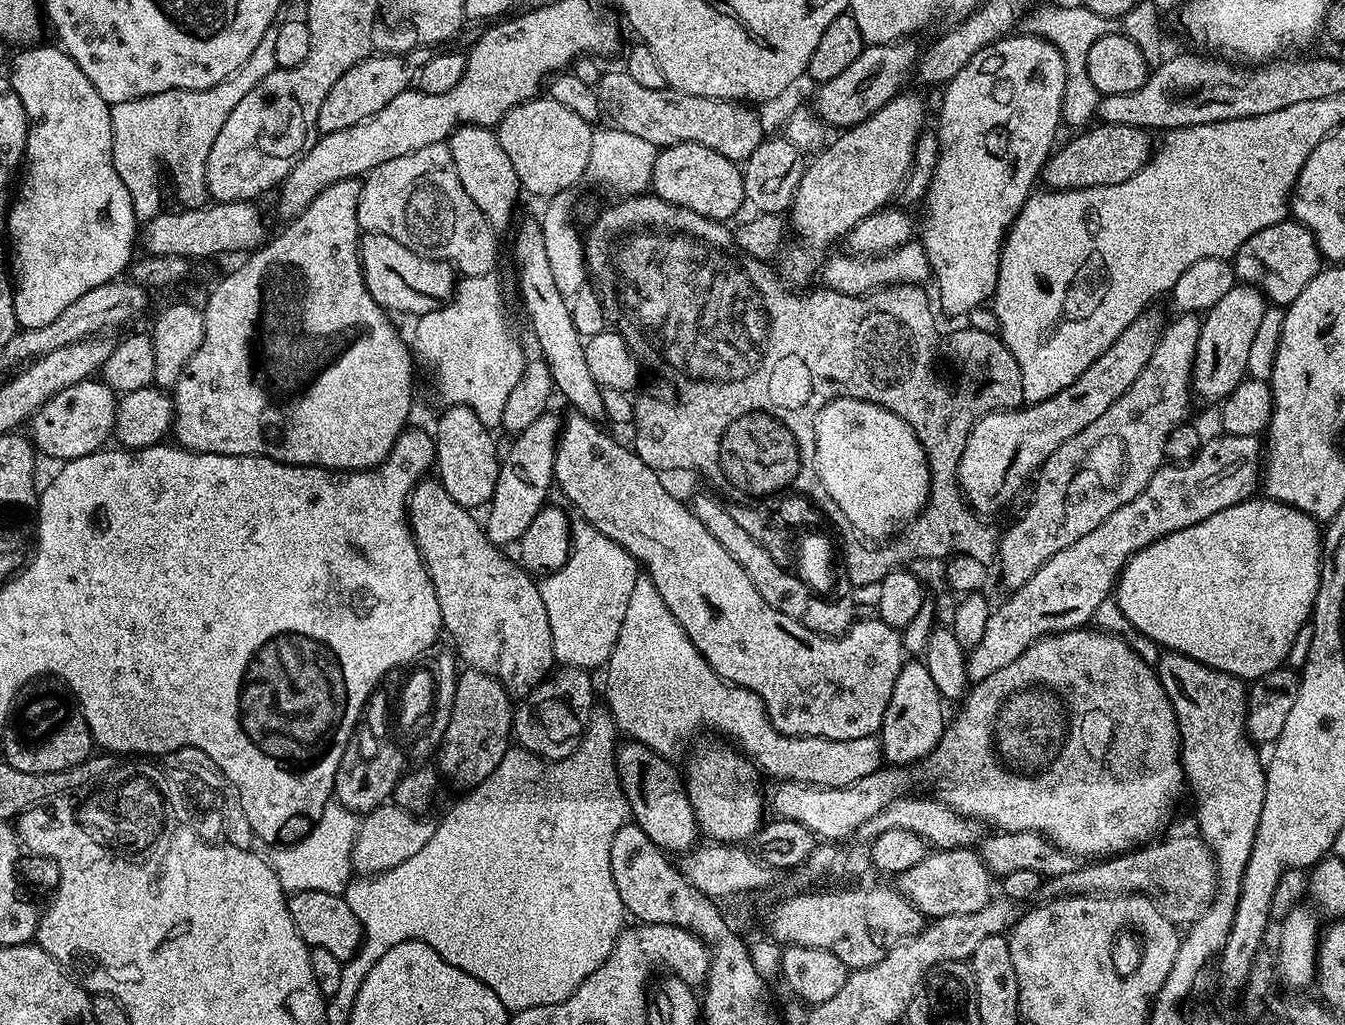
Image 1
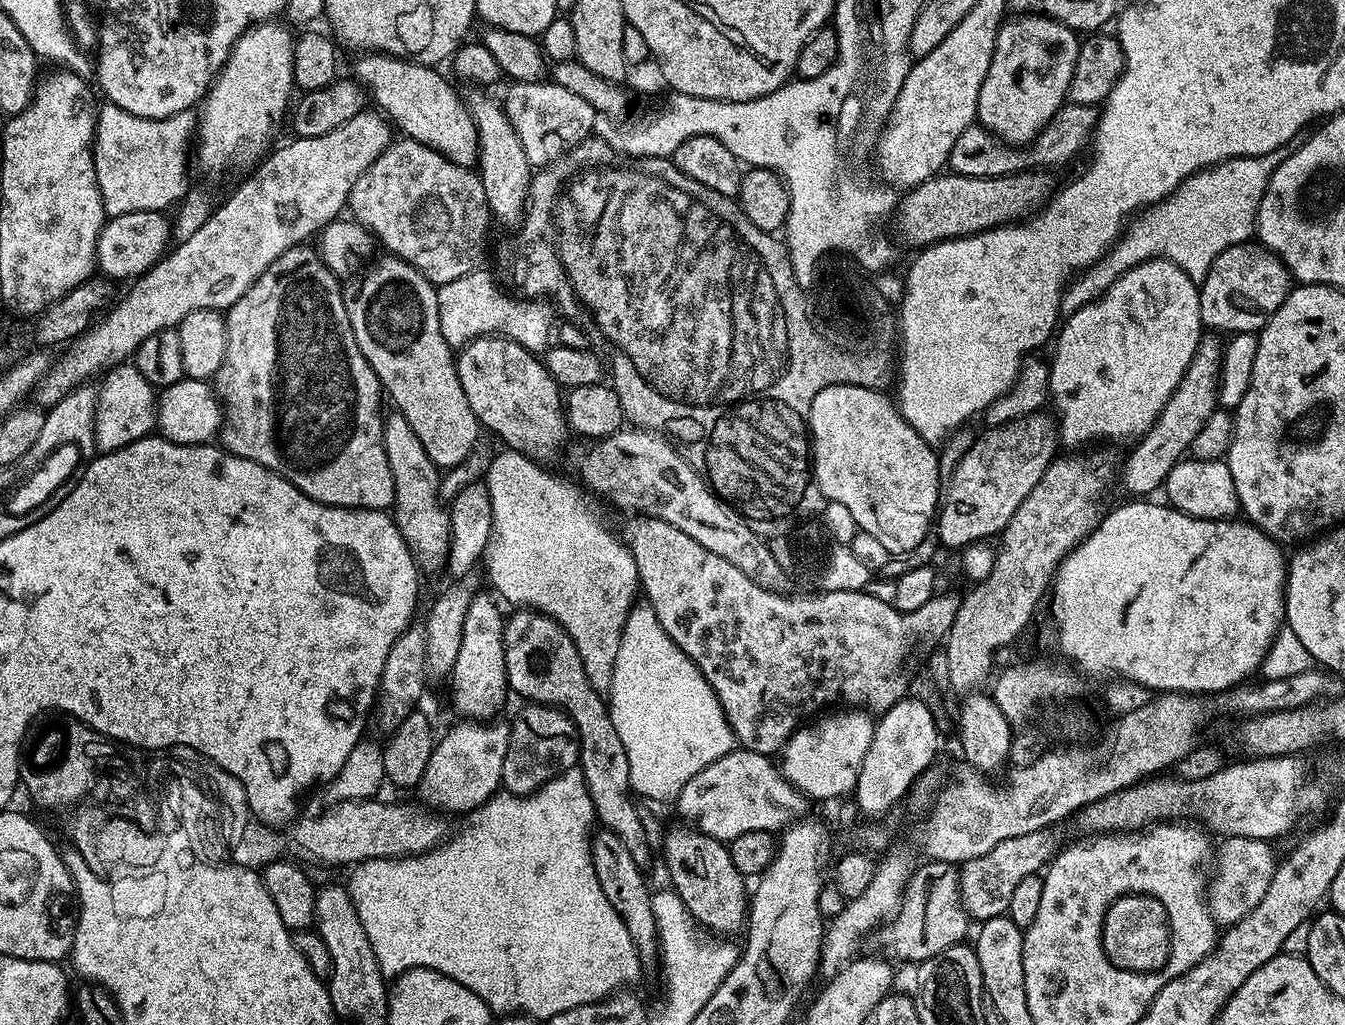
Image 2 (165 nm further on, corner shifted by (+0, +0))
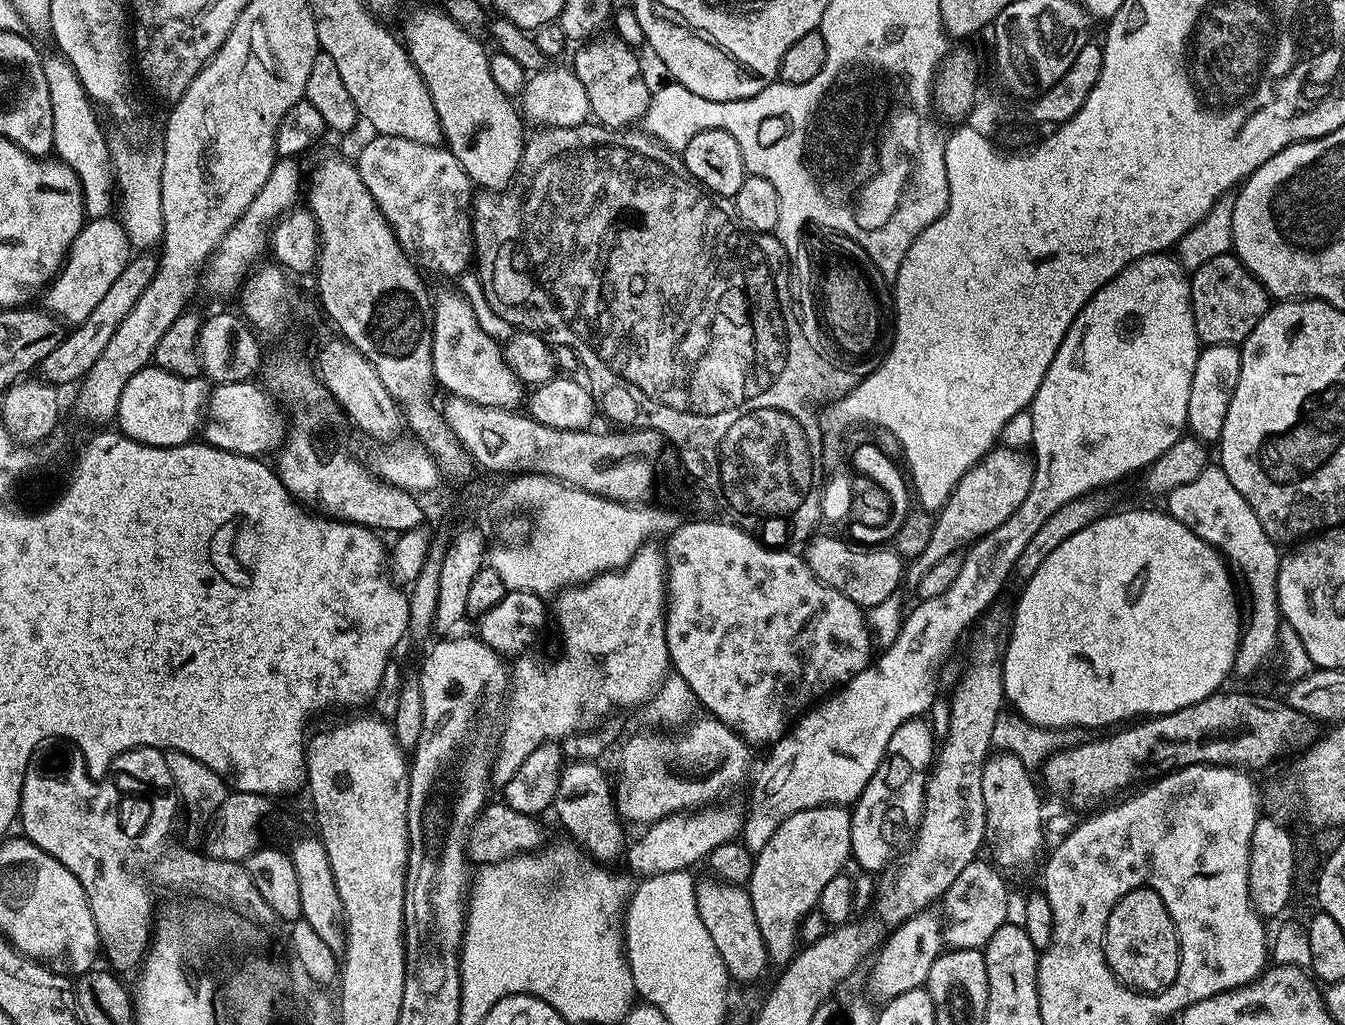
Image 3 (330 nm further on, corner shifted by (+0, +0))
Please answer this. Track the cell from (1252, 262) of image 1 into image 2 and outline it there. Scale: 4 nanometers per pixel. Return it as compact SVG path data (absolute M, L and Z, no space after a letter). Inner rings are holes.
M1245 242L1230 246L1230 250L1222 250L1218 258L1210 266L1204 280L1199 281L1200 289L1200 322L1205 329L1216 334L1255 332L1259 333L1264 323L1271 318L1288 297L1294 281L1287 266L1282 263L1269 248L1259 242Z

